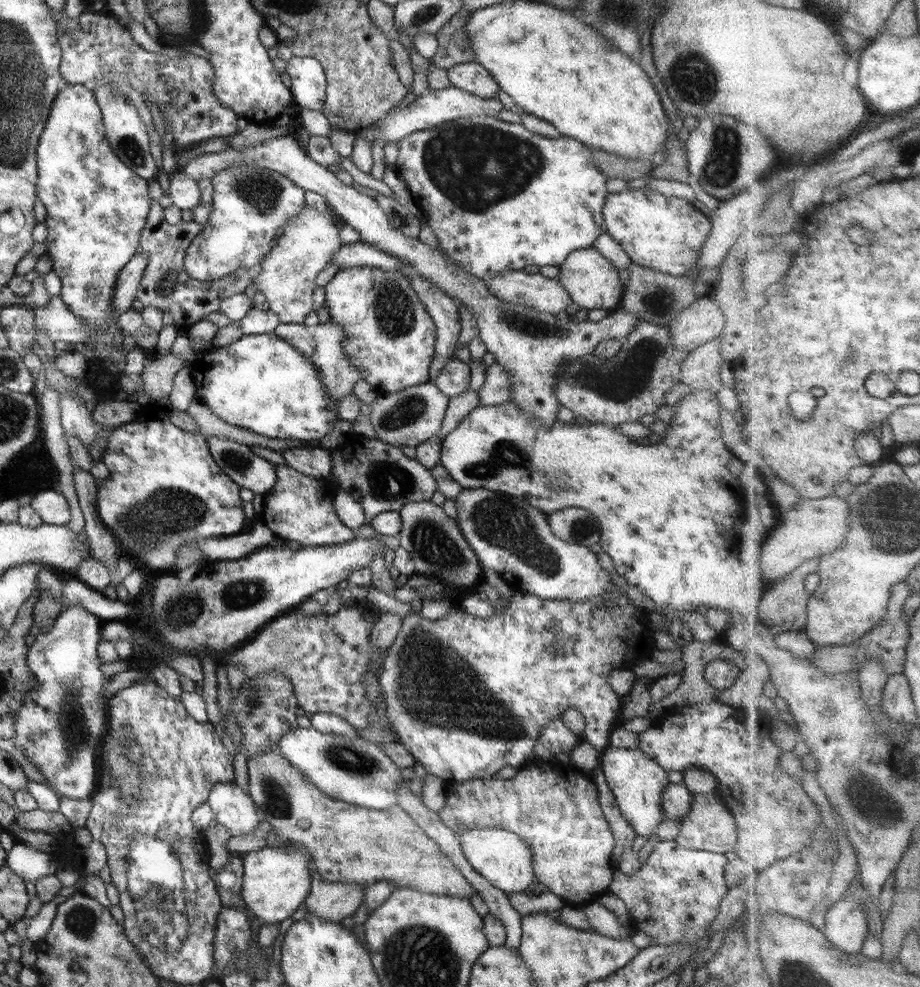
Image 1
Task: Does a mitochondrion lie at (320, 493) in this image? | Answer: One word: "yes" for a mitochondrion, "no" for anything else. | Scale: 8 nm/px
no

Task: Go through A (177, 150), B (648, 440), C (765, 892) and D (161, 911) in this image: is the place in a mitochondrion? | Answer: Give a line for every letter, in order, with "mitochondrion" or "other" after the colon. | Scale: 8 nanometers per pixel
A: other
B: other
C: other
D: mitochondrion

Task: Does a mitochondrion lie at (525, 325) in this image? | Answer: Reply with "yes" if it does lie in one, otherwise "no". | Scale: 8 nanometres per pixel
yes

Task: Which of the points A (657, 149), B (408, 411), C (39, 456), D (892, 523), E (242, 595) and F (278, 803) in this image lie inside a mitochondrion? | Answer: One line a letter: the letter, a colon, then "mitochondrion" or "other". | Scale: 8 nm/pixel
A: other
B: mitochondrion
C: other
D: mitochondrion
E: mitochondrion
F: mitochondrion

